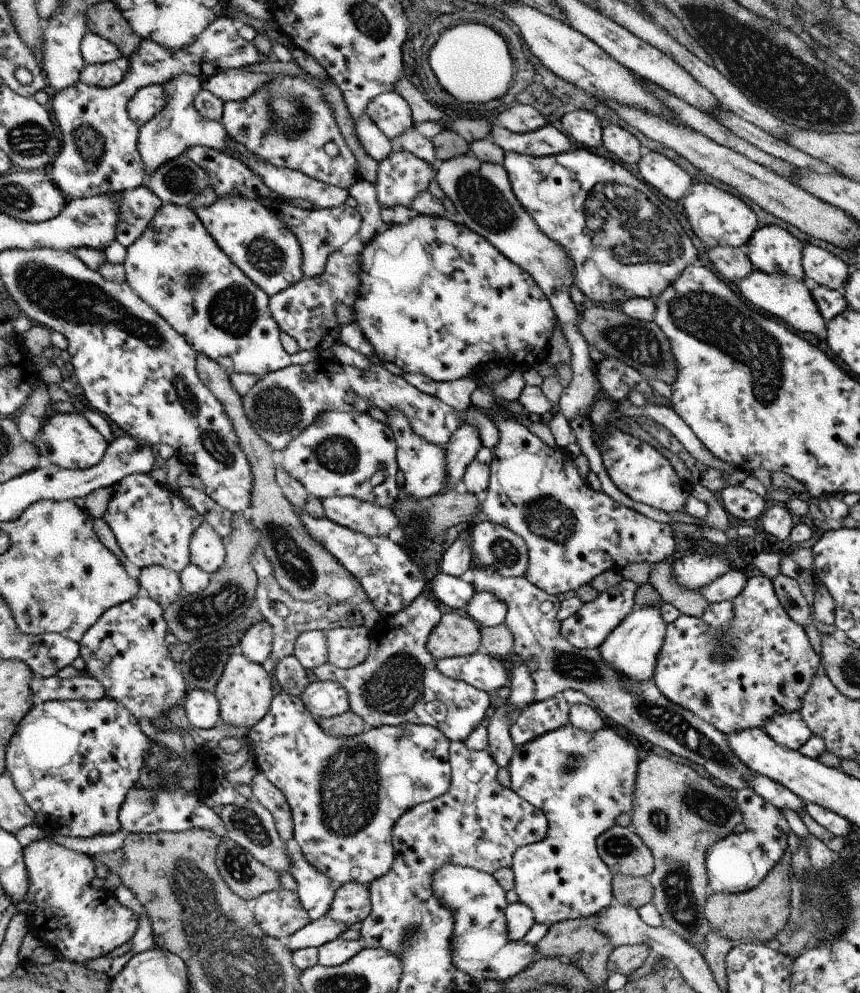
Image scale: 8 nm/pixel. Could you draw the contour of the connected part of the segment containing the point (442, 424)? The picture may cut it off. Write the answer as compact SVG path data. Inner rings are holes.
M318 357L306 366L290 365L263 375L243 396L244 412L256 432L275 450L284 450L294 439L315 423L326 411L368 412L377 408L382 412L400 410L412 426L412 432L424 440L443 447L464 421L460 412L444 404L435 395L420 392L404 377L395 376L380 363L363 370L341 363L335 358Z

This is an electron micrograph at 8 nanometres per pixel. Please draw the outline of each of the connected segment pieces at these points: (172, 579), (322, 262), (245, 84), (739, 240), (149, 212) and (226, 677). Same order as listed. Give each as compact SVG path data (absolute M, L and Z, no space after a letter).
M163 566L142 568L137 580L143 594L159 601L163 607L174 604L183 594L182 578L173 569Z
M275 201L275 208L270 210L275 213L288 228L295 232L299 239L299 243L303 249L303 271L304 277L312 278L320 276L326 268L327 258L333 252L340 251L340 248L359 231L361 222L363 221L362 211L359 208L346 208L346 206L338 206L338 208L319 209L298 208L294 206L292 201Z
M245 68L219 72L202 82L202 88L213 92L222 102L246 100L272 80L271 74L247 71Z
M694 181L690 192L680 202L684 204L684 212L692 230L708 248L715 246L745 248L758 226L756 214L742 198L714 184Z
M147 186L123 191L114 198L120 206L116 240L127 247L144 234L164 202Z
M236 652L228 658L224 666L224 674L220 676L215 687L215 696L219 702L221 721L228 726L239 727L245 732L267 715L268 708L271 708L270 702L274 698L274 688L270 676L262 666L248 660L241 652Z

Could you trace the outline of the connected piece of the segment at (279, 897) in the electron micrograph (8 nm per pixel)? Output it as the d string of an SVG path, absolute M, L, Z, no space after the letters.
M280 888L265 892L254 903L256 922L272 938L285 940L311 921L297 892Z

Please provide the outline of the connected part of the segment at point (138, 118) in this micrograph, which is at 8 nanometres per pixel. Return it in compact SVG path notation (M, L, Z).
M163 83L141 89L131 99L127 112L131 119L141 127L150 123L164 106L166 106L166 92L164 92Z

